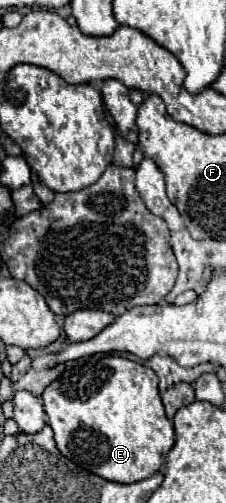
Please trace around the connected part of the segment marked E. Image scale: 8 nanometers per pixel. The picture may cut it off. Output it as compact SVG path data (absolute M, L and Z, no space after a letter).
M105 355L93 365L85 363L73 371L65 371L41 395L49 427L55 431L57 449L79 467L115 483L135 483L151 477L161 469L175 443L173 421L165 417L157 383L159 379L153 369L117 355Z

